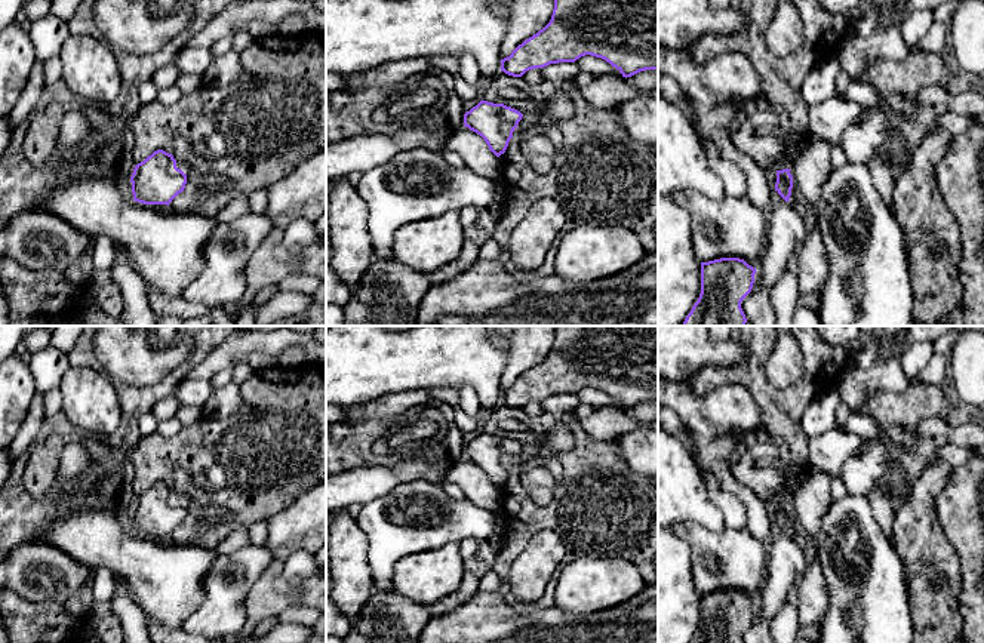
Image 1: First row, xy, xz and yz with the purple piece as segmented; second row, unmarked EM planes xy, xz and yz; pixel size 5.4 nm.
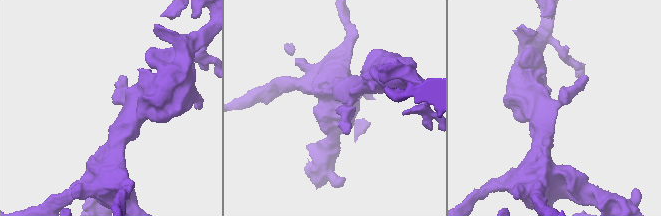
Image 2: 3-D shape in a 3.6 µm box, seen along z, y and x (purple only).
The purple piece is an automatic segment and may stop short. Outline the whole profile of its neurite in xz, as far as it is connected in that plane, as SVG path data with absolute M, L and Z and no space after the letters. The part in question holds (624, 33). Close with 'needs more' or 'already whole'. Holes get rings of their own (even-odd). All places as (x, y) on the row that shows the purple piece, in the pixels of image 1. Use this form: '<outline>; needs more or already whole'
M554 0L550 22L501 59L501 71L522 77L529 70L585 55L605 59L625 79L658 70L658 0Z; already whole

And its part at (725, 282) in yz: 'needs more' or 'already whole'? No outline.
already whole

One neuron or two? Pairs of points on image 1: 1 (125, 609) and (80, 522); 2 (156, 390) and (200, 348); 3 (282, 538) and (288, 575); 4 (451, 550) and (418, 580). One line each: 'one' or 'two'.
1: two
2: one
3: two
4: one

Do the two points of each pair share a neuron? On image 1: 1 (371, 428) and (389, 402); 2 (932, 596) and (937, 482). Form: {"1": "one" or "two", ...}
{"1": "two", "2": "one"}

